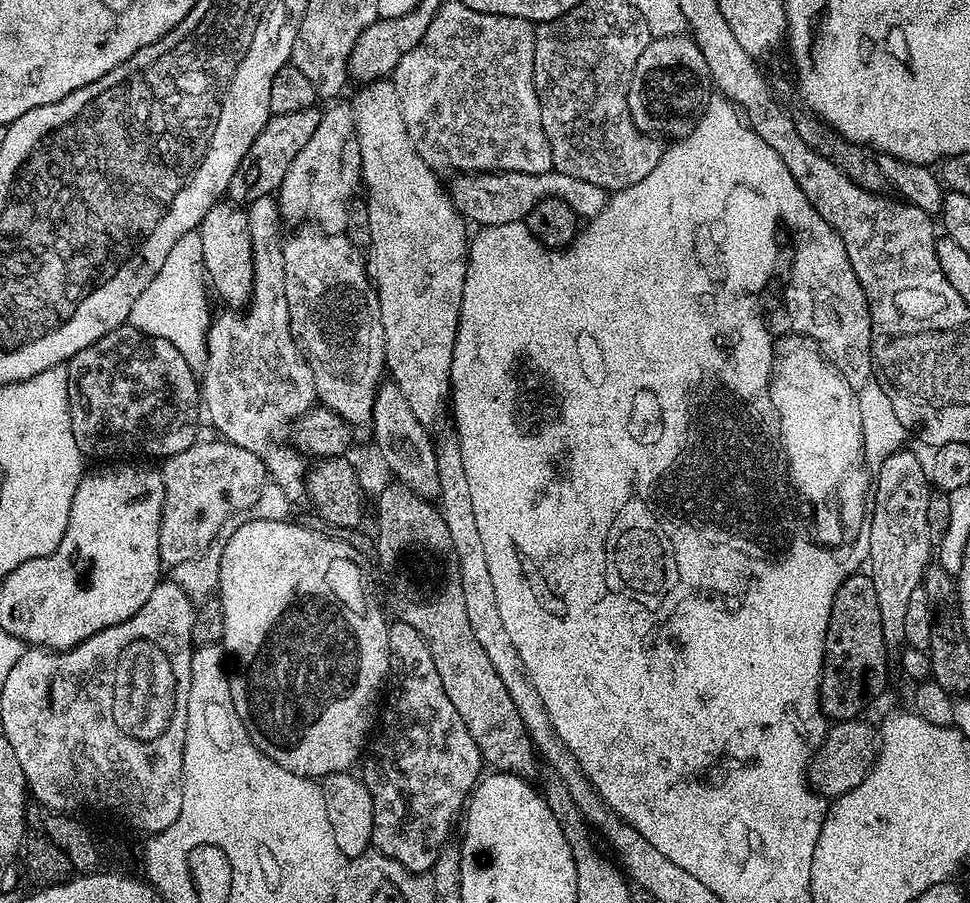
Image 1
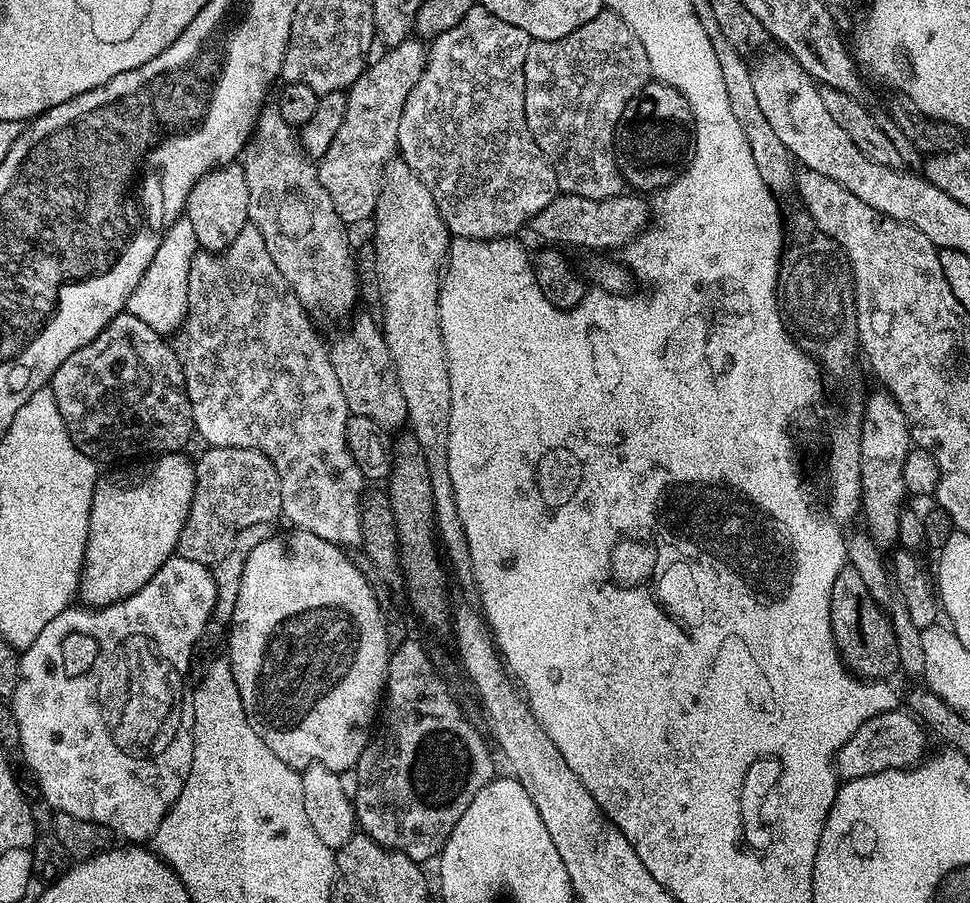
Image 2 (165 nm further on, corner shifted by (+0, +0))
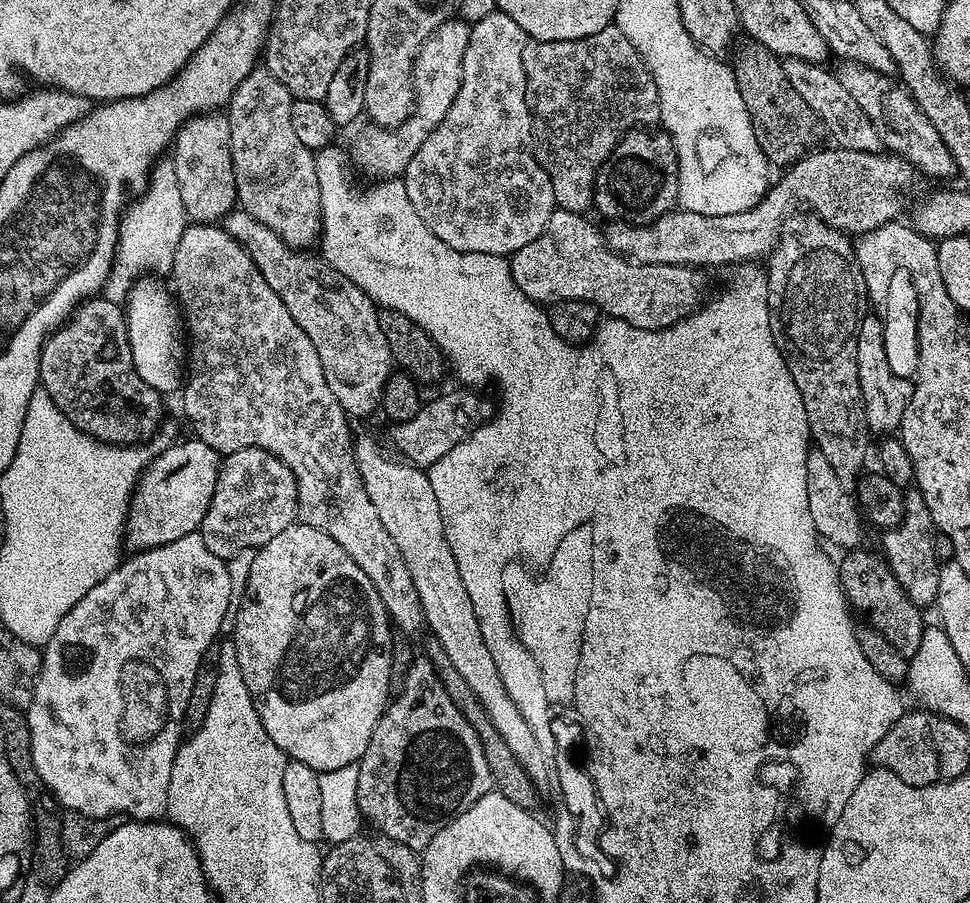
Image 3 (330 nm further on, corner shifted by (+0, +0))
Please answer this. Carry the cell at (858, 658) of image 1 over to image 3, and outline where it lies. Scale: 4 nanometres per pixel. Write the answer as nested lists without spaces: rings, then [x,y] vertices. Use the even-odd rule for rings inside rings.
[[[861,546],[843,553],[844,561],[839,561],[840,585],[844,591],[844,599],[857,613],[865,616],[867,627],[878,630],[894,650],[898,650],[909,658],[916,655],[922,642],[922,634],[926,627],[925,613],[910,598],[906,598],[906,590],[898,586],[898,578],[890,570],[887,560],[879,551],[867,552]]]

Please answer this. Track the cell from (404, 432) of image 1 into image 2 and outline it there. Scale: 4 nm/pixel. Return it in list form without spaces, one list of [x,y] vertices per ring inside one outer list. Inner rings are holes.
[[[363,314],[345,332],[340,332],[327,345],[330,366],[338,377],[338,386],[346,398],[349,413],[365,416],[375,422],[381,430],[404,428],[408,411],[406,398],[402,398],[402,386],[398,386],[398,374],[390,358],[390,350],[384,341],[379,323],[371,315]]]

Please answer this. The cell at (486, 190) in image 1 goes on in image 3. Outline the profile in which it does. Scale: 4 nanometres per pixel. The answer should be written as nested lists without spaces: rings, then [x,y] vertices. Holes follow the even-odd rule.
[[[831,147],[813,150],[797,160],[785,171],[788,173],[777,184],[775,181],[769,187],[768,193],[750,210],[742,210],[738,214],[694,214],[673,210],[652,224],[628,224],[624,220],[609,223],[608,229],[603,229],[602,235],[612,251],[619,252],[621,256],[628,257],[636,264],[682,264],[696,270],[705,270],[704,268],[720,268],[723,264],[735,266],[756,262],[767,257],[780,241],[780,231],[784,229],[784,223],[797,211],[796,200],[809,200],[817,208],[813,209],[824,223],[845,234],[872,232],[878,226],[893,223],[899,217],[896,215],[904,208],[904,191],[912,184],[912,165],[907,164],[901,156]]]

